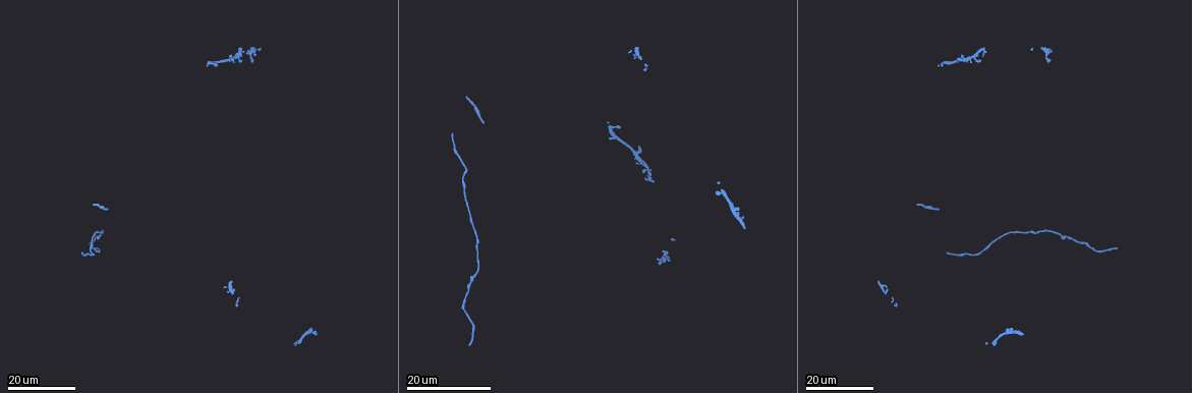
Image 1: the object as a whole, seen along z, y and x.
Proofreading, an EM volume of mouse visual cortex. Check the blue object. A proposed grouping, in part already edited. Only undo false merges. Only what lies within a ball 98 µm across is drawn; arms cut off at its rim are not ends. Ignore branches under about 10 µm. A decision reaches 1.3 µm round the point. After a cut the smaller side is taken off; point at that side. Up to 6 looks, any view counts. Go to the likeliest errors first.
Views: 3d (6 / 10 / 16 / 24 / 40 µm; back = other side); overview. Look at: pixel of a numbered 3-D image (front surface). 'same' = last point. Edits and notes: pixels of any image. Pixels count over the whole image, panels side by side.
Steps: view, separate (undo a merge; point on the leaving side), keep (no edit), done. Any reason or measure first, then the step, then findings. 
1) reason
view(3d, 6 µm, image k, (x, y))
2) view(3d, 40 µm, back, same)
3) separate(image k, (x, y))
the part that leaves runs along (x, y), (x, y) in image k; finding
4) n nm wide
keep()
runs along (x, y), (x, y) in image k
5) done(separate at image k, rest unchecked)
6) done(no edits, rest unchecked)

view(3d, 24 µm, image 1, (1012, 232))

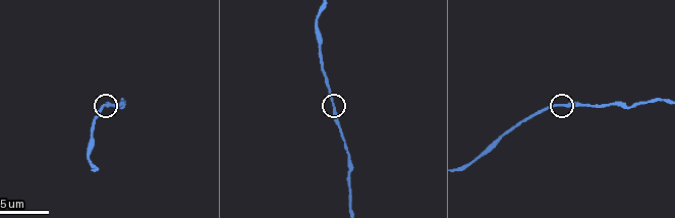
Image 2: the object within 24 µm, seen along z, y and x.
closer look
view(3d, 10 µm, image 2, (558, 103))

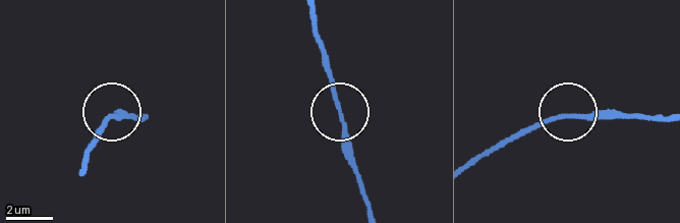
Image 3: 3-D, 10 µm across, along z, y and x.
side arm 24 µm
keep()
one neuron here

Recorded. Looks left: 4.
calibre changes
view(3d, 6 µm, image 2, (120, 105))

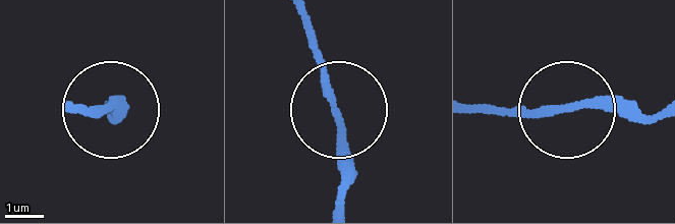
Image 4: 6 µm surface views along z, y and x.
other side
view(3d, 6 µm, back, image 4, (332, 106))

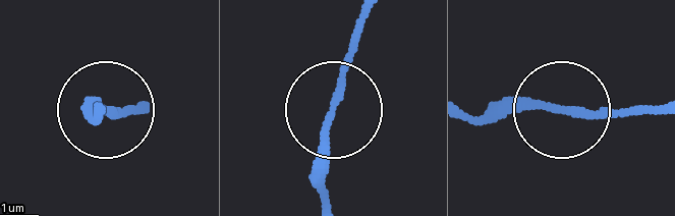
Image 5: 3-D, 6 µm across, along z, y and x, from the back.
keep()
one neuron here

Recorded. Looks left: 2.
view(3d, 16 µm, image 2, (97, 167))

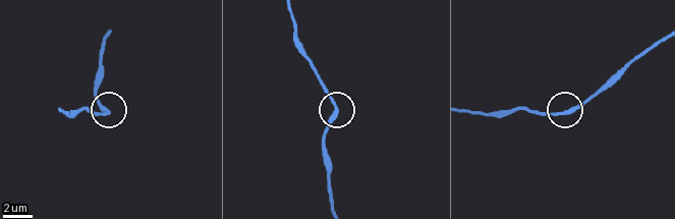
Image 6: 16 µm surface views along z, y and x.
keep()
one neuron here

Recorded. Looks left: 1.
done(no edits, rest unchecked)

